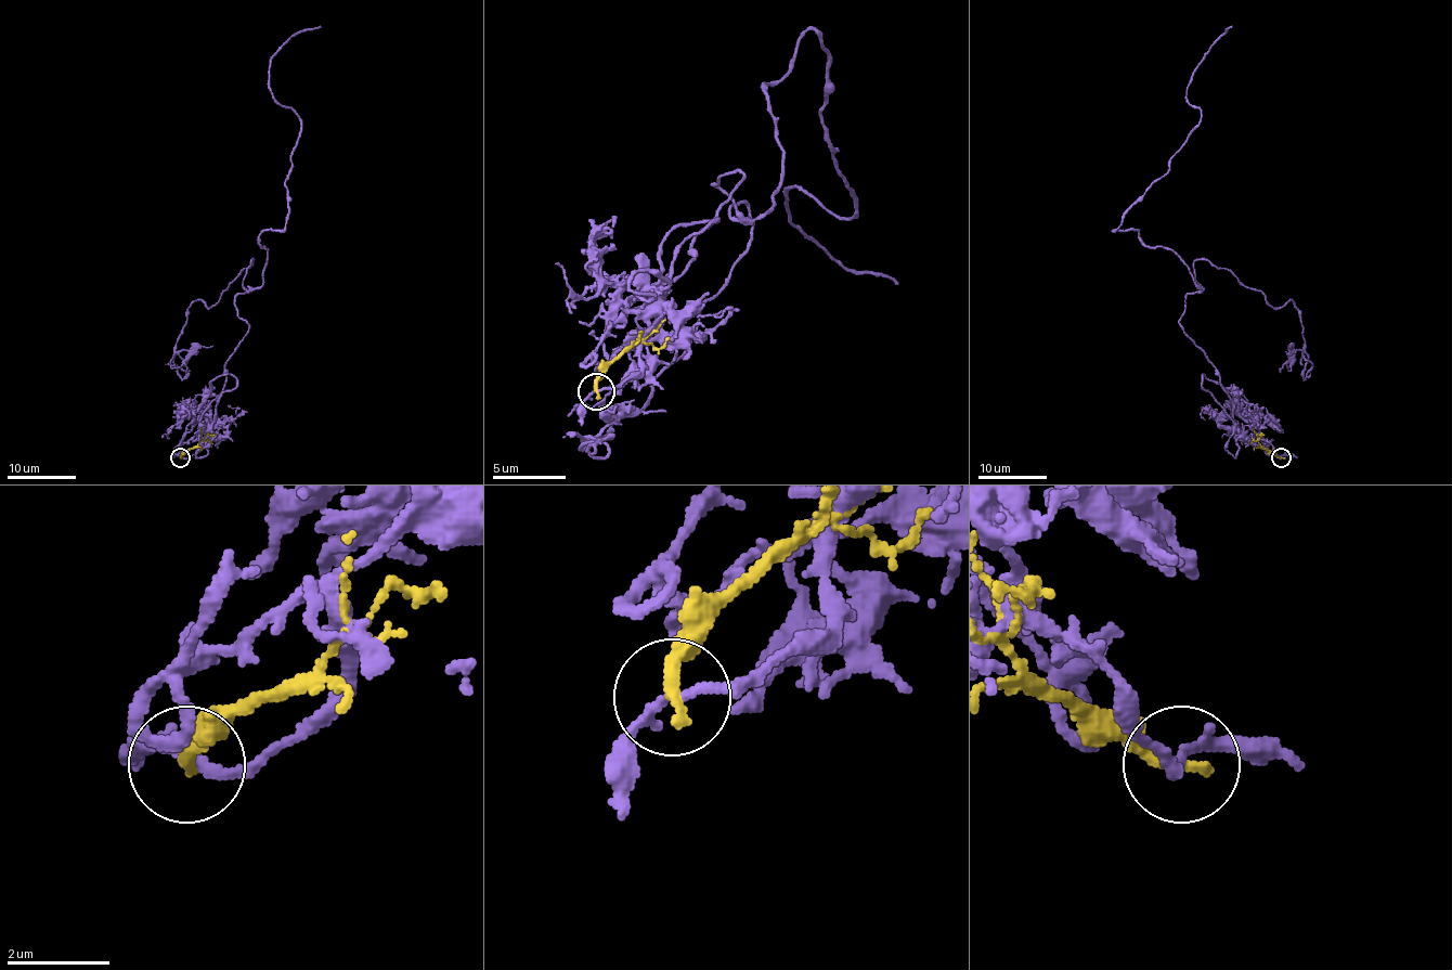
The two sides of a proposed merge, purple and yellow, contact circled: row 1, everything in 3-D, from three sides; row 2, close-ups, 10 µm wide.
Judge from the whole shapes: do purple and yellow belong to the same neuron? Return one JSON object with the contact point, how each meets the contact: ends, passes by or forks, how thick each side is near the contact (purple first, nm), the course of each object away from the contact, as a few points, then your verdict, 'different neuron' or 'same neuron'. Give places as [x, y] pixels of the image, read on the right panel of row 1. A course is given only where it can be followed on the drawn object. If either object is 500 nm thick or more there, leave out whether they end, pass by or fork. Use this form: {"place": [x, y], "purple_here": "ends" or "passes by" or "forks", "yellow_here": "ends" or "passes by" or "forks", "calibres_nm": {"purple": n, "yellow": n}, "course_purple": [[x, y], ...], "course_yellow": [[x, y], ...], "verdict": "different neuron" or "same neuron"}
{"place": [1281, 457], "purple_here": "passes by", "yellow_here": "ends", "calibres_nm": {"purple": 180, "yellow": 240}, "course_purple": [[1281, 457], [1234, 424], [1179, 323], [1202, 289], [1190, 269], [1113, 229], [1198, 123], [1187, 87], [1231, 27]], "course_yellow": [[1281, 457], [1275, 457], [1258, 441], [1261, 435], [1257, 435]], "verdict": "different neuron"}

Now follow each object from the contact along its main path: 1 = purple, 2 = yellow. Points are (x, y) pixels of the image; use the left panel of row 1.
1: (181, 457), (249, 331), (234, 297), (263, 284), (259, 236), (285, 228), (300, 123), (270, 61), (321, 27)
2: (181, 457), (206, 435), (215, 435)

